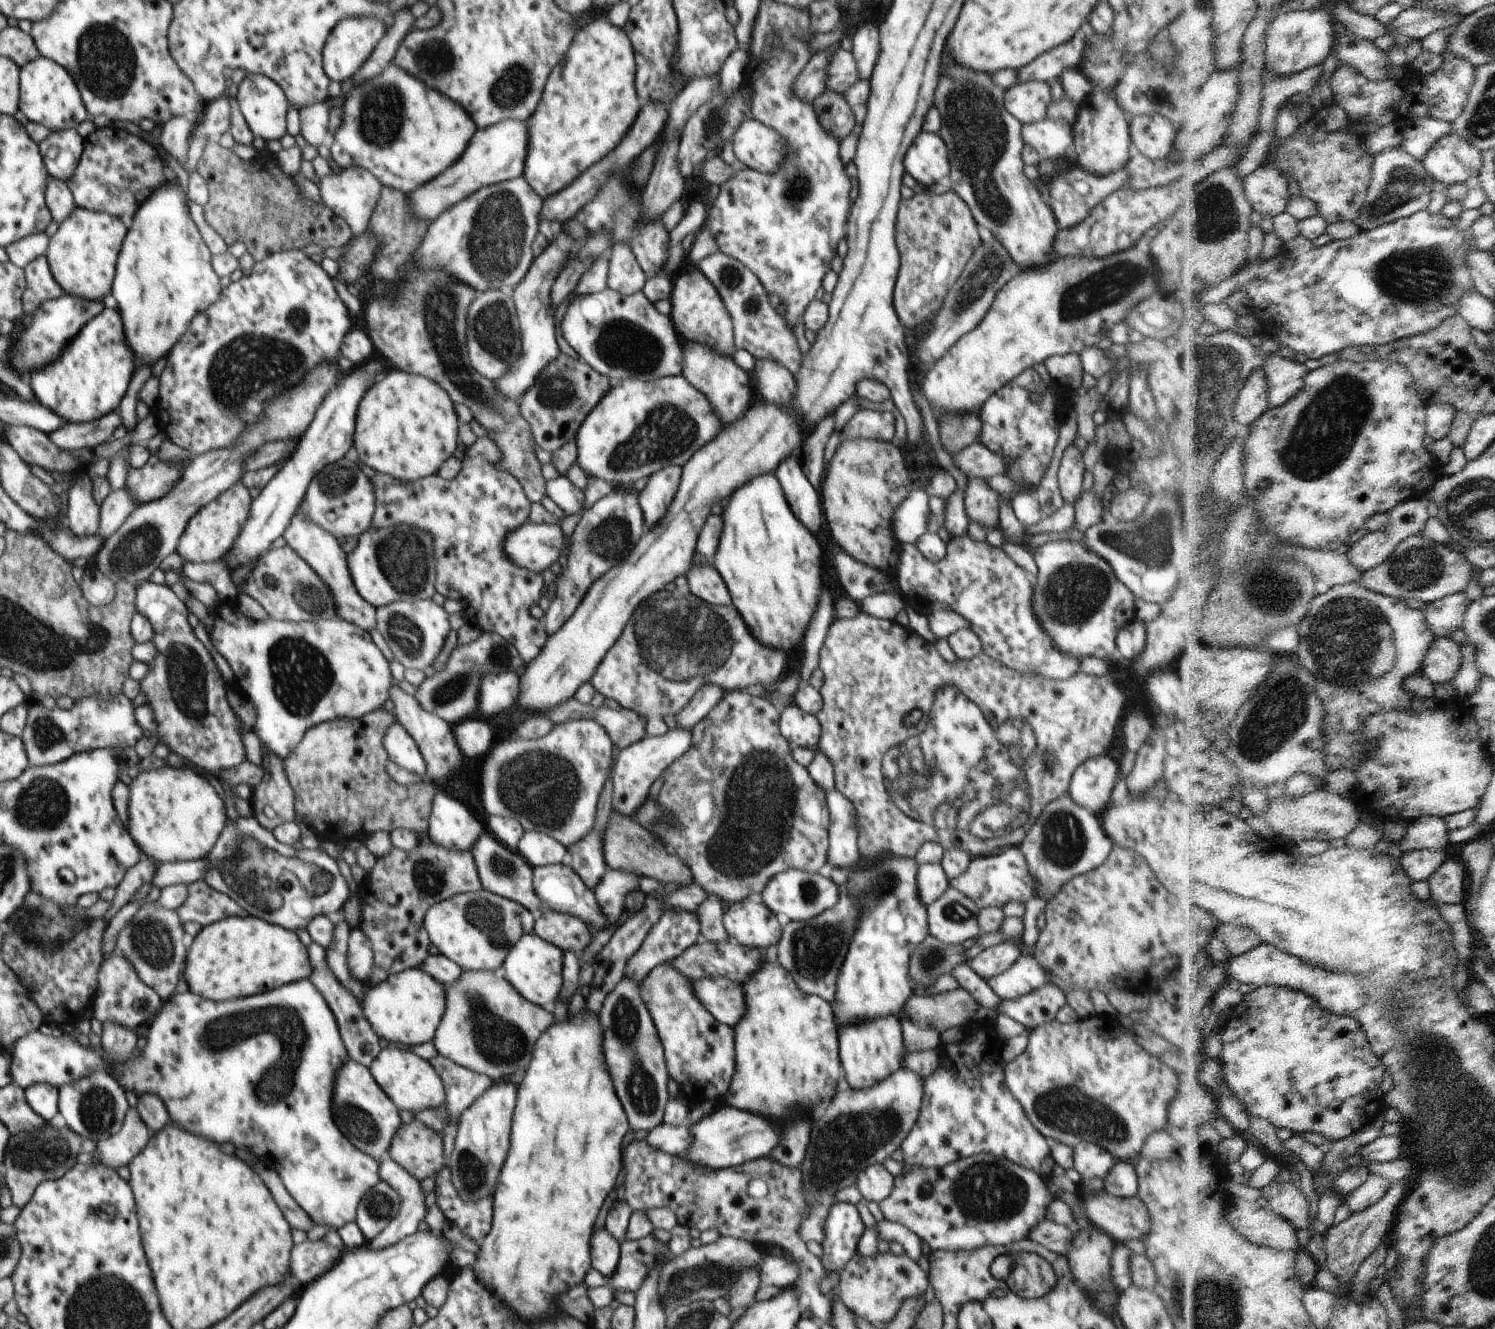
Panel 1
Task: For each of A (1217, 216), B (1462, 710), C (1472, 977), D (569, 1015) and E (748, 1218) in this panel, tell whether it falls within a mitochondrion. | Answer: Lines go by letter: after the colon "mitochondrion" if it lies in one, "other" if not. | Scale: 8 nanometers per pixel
A: mitochondrion
B: other
C: other
D: other
E: other

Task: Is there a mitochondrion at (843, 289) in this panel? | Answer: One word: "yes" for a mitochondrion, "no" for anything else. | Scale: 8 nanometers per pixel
no

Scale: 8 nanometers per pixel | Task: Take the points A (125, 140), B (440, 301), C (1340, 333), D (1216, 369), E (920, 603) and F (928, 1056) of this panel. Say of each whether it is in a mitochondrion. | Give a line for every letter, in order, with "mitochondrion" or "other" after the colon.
A: other
B: mitochondrion
C: other
D: mitochondrion
E: other
F: other

